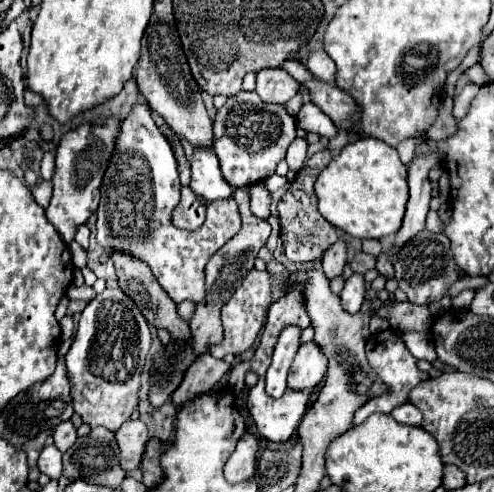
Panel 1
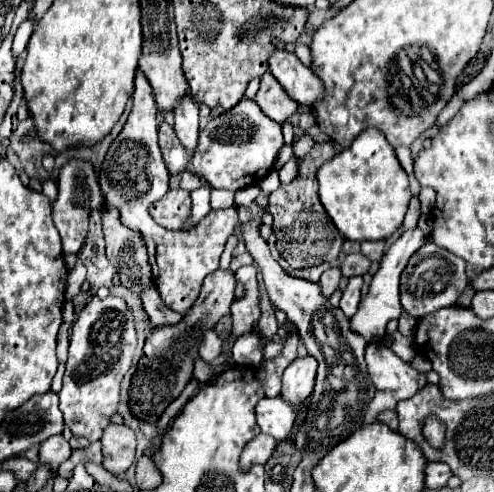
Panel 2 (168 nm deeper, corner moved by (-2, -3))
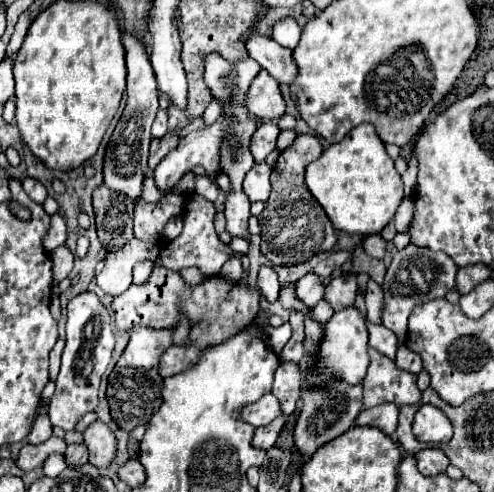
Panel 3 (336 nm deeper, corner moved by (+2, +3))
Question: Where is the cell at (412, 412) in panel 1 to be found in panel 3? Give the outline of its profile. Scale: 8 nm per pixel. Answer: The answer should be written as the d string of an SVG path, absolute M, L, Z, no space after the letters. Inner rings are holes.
M385 403L385 405L377 405L377 407L361 411L355 423L357 425L373 425L373 427L383 429L383 433L393 435L395 427L397 427L397 415L399 415L399 407L393 403Z

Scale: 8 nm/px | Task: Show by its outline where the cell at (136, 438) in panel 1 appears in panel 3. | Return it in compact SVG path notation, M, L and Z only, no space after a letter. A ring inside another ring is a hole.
M95 421L87 427L83 437L85 445L89 447L89 463L99 469L109 467L117 453L117 437L111 427L101 421Z

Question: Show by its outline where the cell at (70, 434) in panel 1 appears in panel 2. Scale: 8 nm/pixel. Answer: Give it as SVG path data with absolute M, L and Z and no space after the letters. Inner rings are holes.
M53 435L39 445L39 465L47 465L49 469L57 469L65 459L69 459L71 447L61 435Z

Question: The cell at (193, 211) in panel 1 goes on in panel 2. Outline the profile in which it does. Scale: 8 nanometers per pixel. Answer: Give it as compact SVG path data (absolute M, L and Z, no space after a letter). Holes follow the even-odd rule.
M173 189L165 193L165 199L159 199L149 207L155 223L165 229L181 229L183 221L191 213L191 197L185 189Z

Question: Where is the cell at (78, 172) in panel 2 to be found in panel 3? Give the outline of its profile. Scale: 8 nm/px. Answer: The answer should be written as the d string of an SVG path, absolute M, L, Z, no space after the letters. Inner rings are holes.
M55 213L51 217L51 229L45 237L45 249L47 251L53 251L55 247L63 245L67 239L67 223L65 223L65 217L61 213Z

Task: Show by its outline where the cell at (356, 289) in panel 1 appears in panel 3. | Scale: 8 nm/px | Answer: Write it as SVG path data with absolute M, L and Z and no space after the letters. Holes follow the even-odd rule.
M341 273L331 279L325 289L325 299L331 303L335 311L341 311L355 303L357 295L357 275L355 273Z

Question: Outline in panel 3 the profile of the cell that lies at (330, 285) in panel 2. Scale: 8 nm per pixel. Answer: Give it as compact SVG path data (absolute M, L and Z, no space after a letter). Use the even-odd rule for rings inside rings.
M313 271L307 273L305 277L301 277L295 285L297 285L297 297L301 297L301 301L305 301L305 305L309 305L309 307L315 307L325 295L323 277Z

